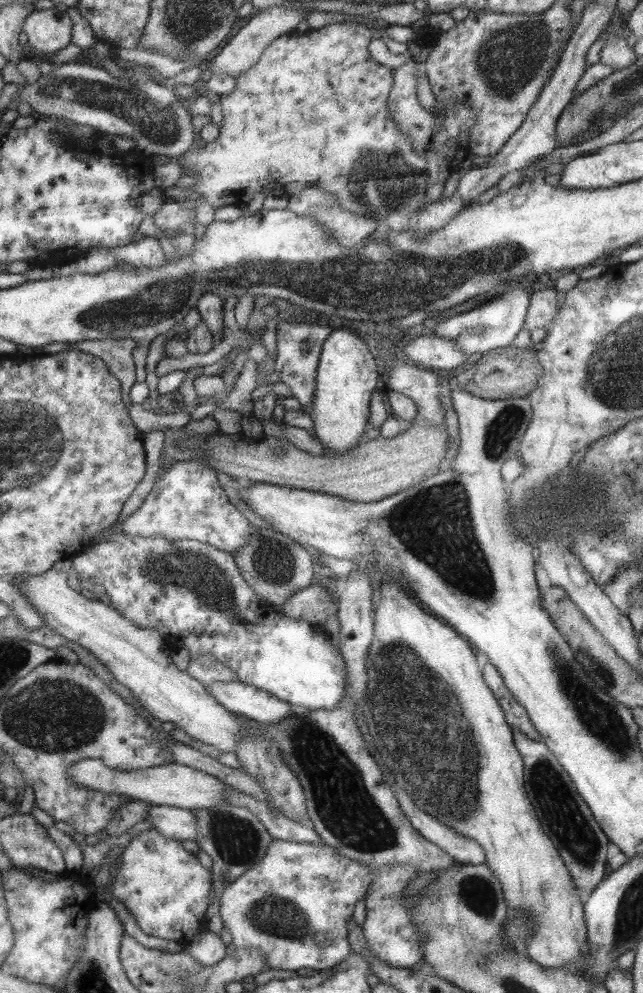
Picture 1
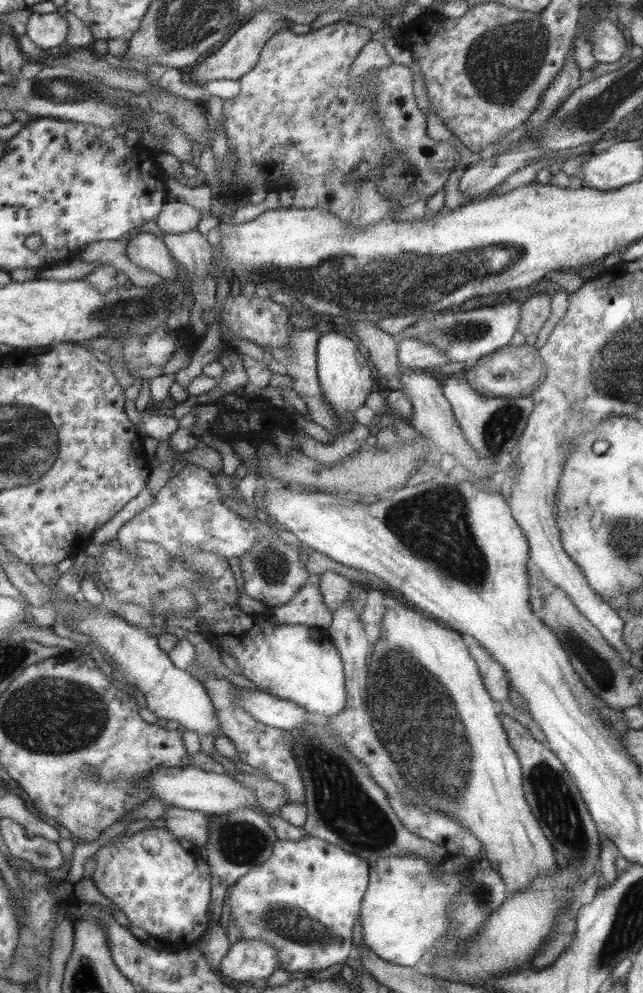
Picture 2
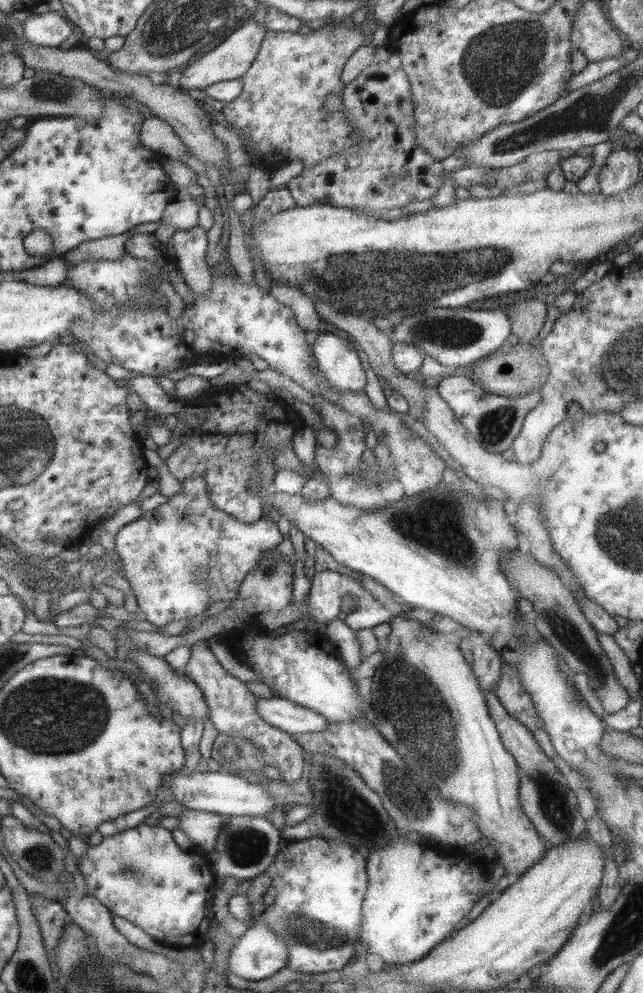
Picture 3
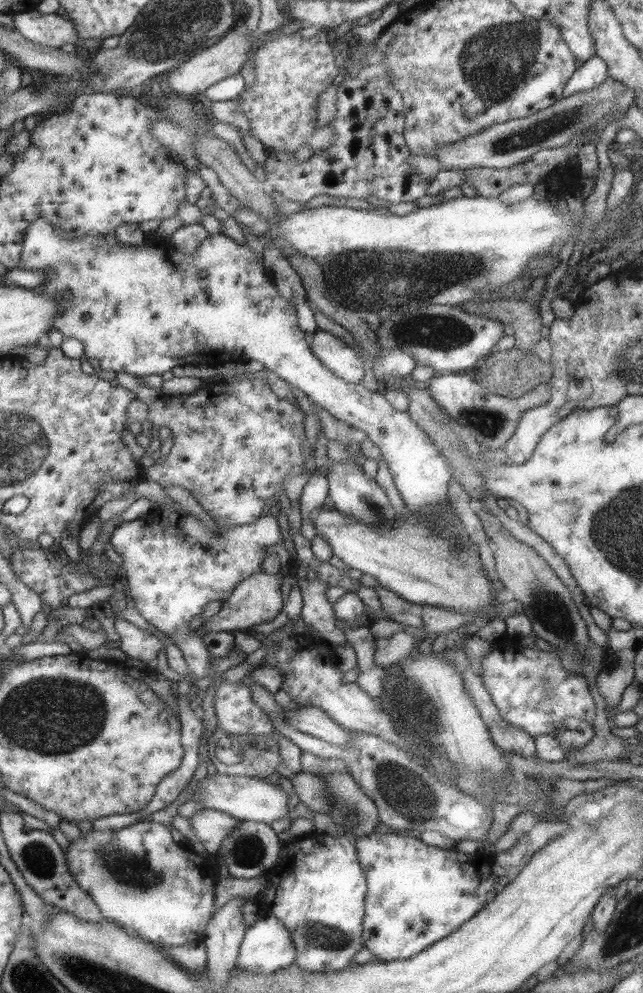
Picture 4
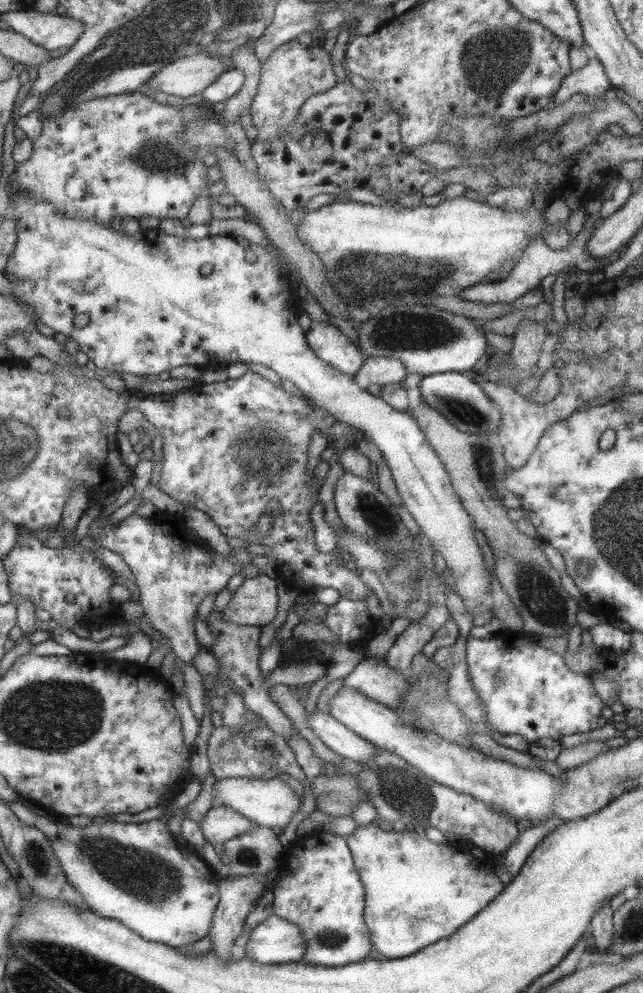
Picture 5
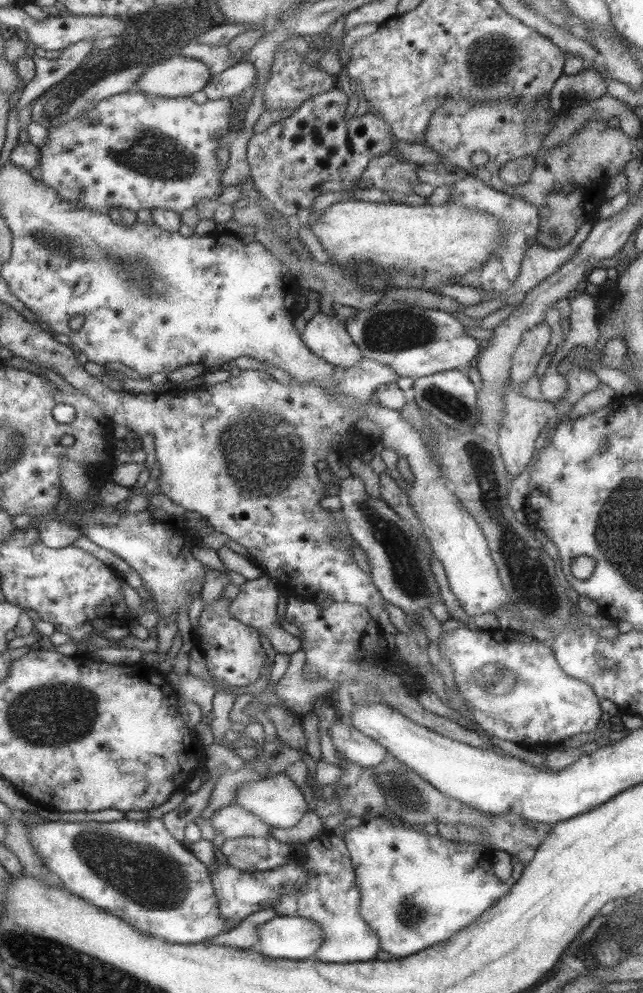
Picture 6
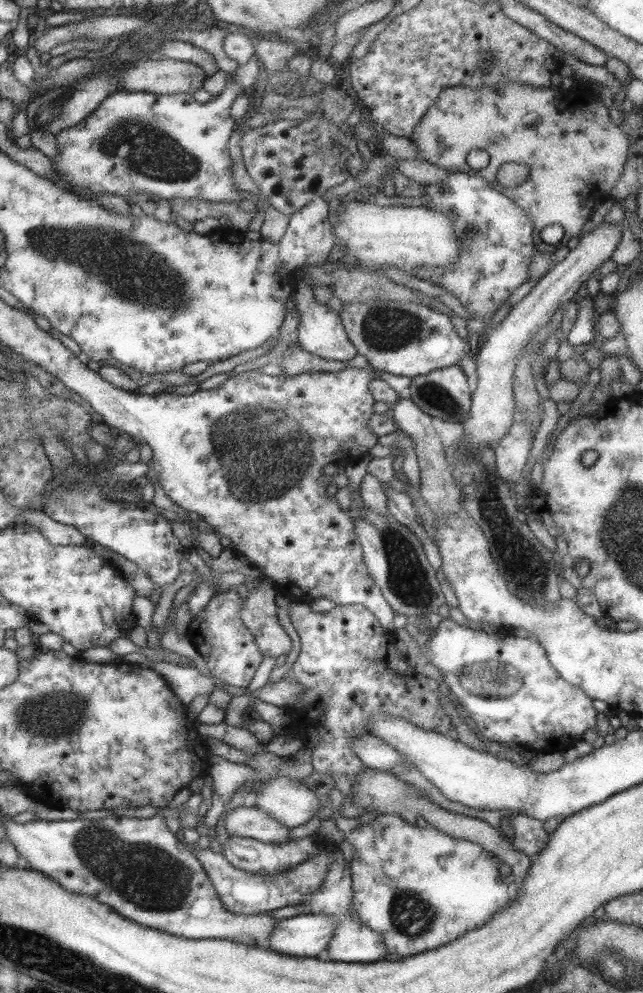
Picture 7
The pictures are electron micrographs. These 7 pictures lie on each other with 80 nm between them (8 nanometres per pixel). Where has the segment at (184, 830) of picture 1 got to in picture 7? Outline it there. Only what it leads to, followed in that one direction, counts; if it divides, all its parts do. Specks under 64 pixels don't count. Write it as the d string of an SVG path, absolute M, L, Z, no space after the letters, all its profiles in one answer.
M248 805L227 812L224 823L229 836L247 837L271 844L288 840L290 830L265 811Z

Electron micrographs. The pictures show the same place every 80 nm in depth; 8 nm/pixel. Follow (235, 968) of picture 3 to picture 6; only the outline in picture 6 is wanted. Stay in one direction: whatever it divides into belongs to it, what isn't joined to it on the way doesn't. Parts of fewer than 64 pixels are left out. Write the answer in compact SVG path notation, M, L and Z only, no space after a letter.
M279 914L255 933L259 941L254 948L263 956L278 959L311 959L324 939L320 926L312 920Z

